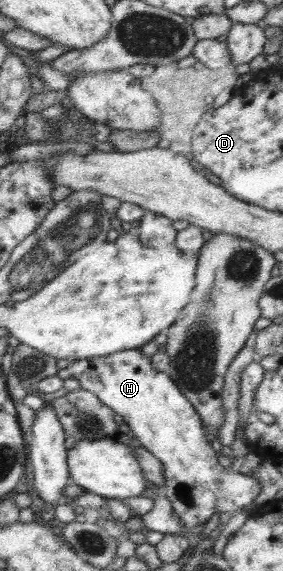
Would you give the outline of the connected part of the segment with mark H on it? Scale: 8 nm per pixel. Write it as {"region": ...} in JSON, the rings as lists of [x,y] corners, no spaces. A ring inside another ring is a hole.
{"region":[[[141,347],[118,351],[108,356],[72,361],[67,368],[58,370],[58,375],[63,380],[71,377],[79,381],[81,389],[91,392],[105,407],[111,408],[115,415],[121,416],[139,444],[160,460],[162,476],[166,478],[163,494],[170,501],[184,528],[199,530],[215,515],[219,516],[221,512],[233,513],[257,499],[262,490],[257,478],[248,477],[231,468],[226,469],[219,464],[217,453],[205,438],[205,429],[199,414],[167,372],[153,369],[151,358],[143,354]]]}

